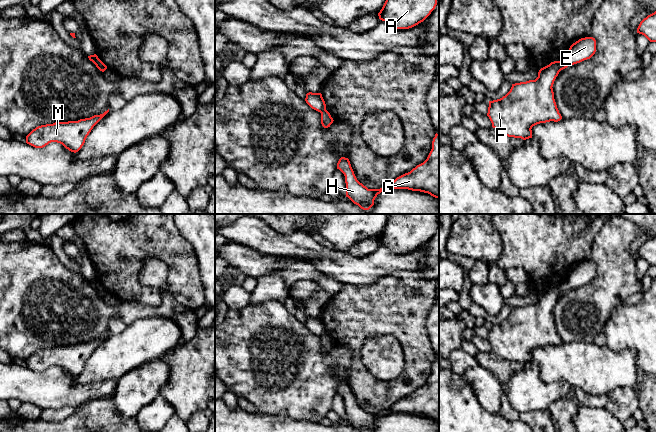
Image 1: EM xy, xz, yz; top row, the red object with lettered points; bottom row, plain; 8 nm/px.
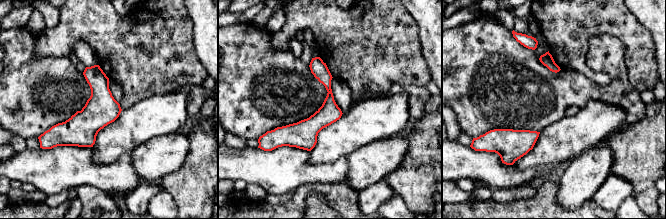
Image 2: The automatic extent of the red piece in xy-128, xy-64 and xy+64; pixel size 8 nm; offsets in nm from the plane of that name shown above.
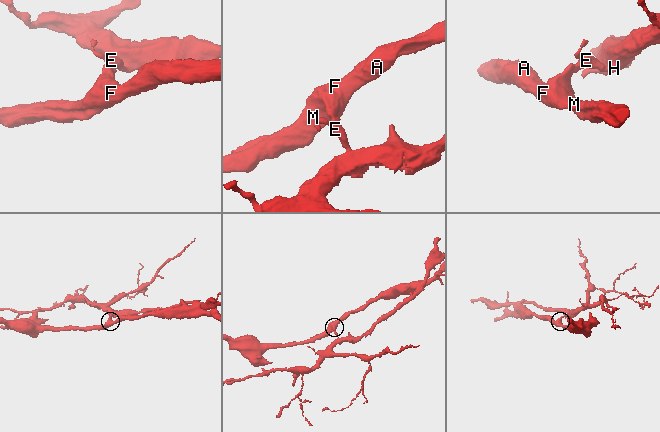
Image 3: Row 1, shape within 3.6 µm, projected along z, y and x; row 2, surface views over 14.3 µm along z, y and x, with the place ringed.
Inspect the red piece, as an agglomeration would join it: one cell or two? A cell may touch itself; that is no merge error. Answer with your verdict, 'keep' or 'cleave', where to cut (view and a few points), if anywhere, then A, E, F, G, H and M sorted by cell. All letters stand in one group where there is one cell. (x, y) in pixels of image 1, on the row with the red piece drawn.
cleave; cut in yz along (559, 61), (561, 69); A F M / E G H

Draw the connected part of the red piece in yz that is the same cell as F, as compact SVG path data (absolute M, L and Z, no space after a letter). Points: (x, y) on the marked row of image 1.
M560 61L551 62L539 70L535 80L512 84L505 96L489 101L487 116L492 127L505 136L526 140L532 138L533 126L550 121L560 121L562 116L557 108L552 88L560 71Z

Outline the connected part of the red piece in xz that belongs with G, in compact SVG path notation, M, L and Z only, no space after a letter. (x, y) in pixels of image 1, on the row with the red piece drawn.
M435 134L432 149L423 163L380 189L368 189L360 183L348 158L341 157L337 169L345 176L346 197L363 210L369 210L374 205L377 195L388 189L420 191L439 198L439 134Z

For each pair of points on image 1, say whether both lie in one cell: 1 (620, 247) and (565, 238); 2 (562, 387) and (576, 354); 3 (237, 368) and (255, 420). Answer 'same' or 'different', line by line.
1: different
2: different
3: different

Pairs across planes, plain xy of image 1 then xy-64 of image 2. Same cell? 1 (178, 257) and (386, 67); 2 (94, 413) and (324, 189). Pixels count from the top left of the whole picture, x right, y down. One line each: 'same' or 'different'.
1: same
2: same

